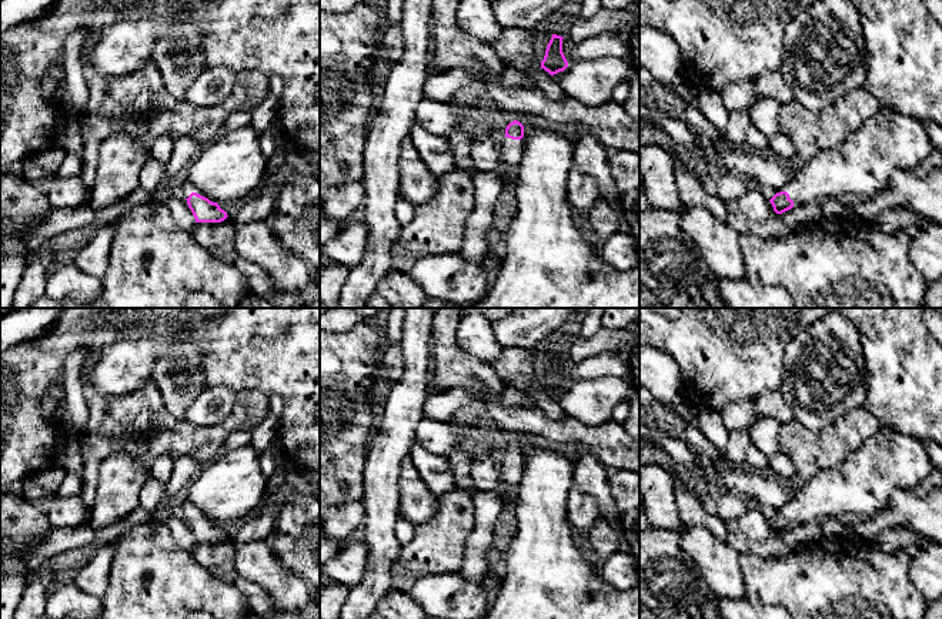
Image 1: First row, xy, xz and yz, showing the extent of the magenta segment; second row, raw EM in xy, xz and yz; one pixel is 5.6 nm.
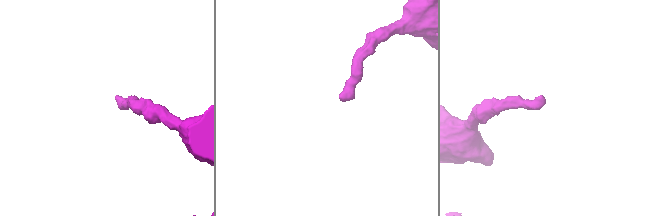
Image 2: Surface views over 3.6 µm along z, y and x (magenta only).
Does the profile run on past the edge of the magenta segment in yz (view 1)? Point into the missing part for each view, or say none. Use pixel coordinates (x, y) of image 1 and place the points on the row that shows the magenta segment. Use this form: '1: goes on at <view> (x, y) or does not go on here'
1: goes on at yz (859, 167)

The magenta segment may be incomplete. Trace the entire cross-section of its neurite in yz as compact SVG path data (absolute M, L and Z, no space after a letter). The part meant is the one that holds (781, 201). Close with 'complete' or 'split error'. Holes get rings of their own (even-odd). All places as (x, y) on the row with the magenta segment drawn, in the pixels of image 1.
M879 108L841 145L808 160L789 190L769 201L782 214L795 203L871 197L885 188L892 171L915 168L933 148L921 120Z; split error

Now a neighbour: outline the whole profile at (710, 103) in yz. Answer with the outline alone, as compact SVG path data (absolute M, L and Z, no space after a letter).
M698 88L695 98L697 107L702 111L705 118L718 130L718 133L722 135L722 140L725 140L729 111L724 106L722 97L708 88Z

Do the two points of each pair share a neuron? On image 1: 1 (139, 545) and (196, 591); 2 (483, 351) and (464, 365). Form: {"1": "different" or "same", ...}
{"1": "same", "2": "different"}

